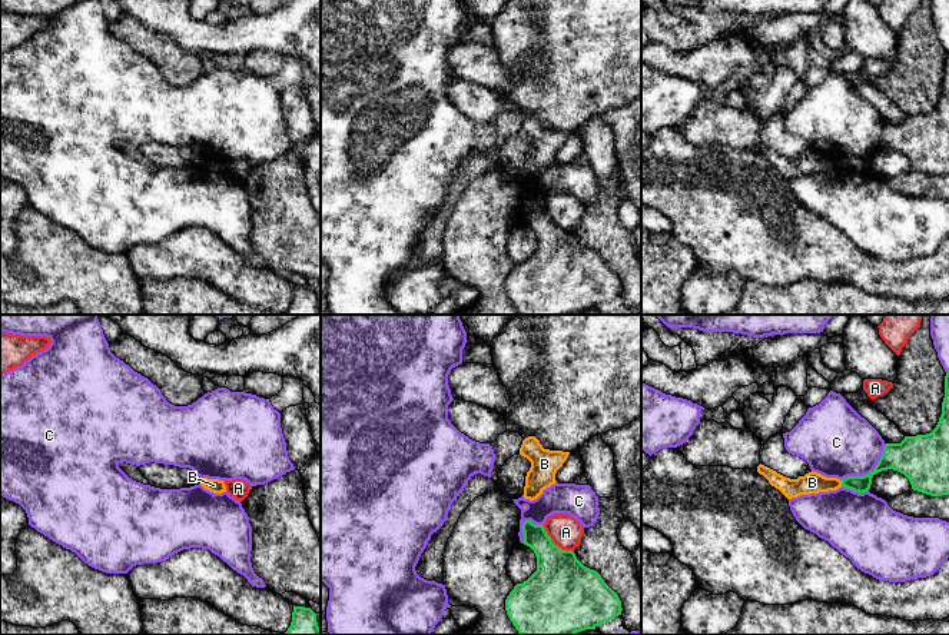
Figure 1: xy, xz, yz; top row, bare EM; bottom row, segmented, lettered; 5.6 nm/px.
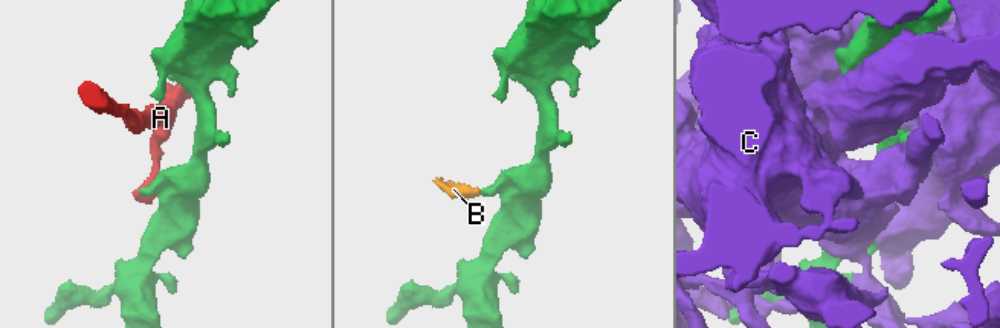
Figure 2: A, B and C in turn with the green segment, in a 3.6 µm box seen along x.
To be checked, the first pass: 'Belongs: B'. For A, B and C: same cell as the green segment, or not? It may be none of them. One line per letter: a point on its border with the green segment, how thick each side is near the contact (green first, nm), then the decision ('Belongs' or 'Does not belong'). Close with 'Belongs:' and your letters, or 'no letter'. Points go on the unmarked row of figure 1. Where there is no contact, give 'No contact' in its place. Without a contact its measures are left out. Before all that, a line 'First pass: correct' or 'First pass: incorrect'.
First pass: incorrect
A: Touches green at xz (556, 225). Thickness 360 nm (green) against 180 nm. Does not belong
B: Touches green at yz (842, 163). Thickness 100 nm (green) against 120 nm. Does not belong
C: Touches green at yz (870, 152). Thickness 220 nm (green) against 400 nm. Does not belong
Belongs: no letter

